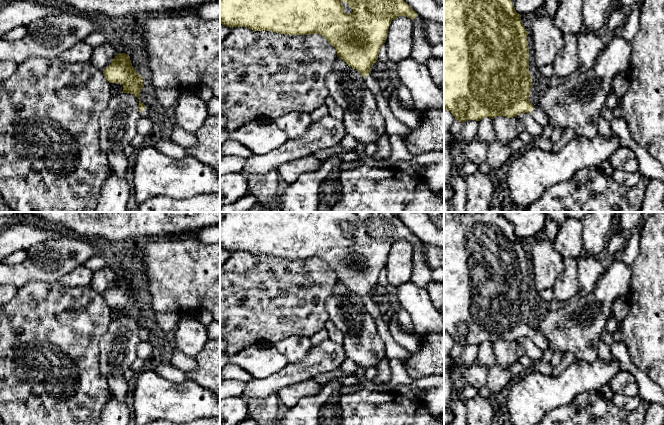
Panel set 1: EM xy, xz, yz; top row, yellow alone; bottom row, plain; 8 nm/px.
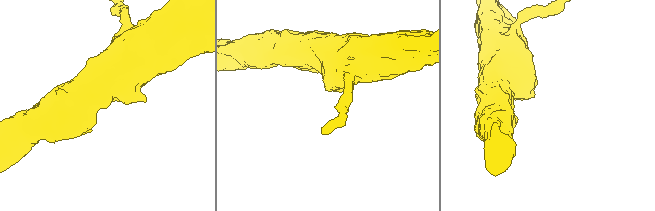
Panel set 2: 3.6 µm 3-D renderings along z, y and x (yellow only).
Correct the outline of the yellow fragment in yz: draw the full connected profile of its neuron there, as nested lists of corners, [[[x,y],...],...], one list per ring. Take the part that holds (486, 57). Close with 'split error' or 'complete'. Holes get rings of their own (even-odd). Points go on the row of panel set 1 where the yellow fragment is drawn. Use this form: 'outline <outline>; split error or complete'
outline [[[444,0],[444,109],[462,123],[530,113],[545,127],[547,114],[529,100],[533,85],[529,71],[528,33],[511,0]]]; split error

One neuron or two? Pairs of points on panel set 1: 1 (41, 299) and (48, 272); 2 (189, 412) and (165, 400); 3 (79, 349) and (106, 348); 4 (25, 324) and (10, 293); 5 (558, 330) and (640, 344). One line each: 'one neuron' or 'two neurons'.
1: two neurons
2: one neuron
3: two neurons
4: two neurons
5: two neurons

